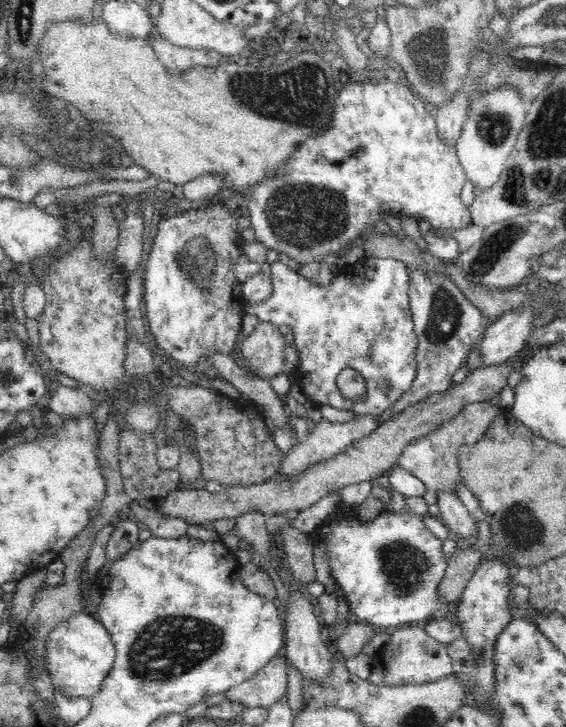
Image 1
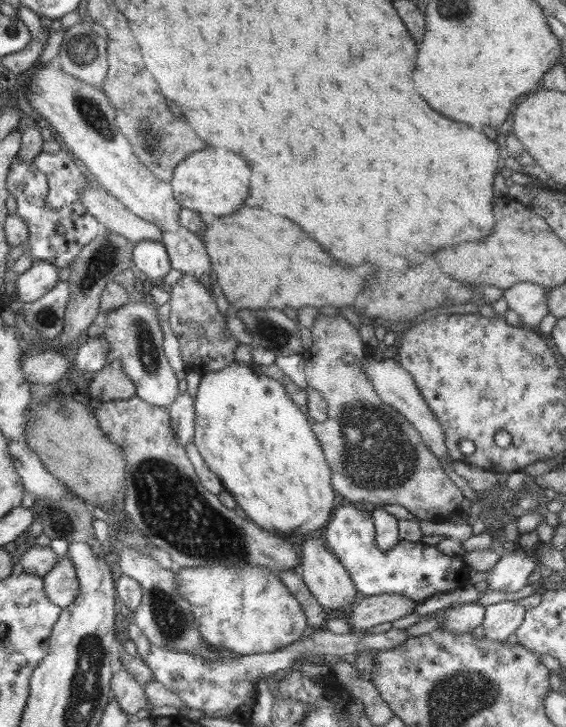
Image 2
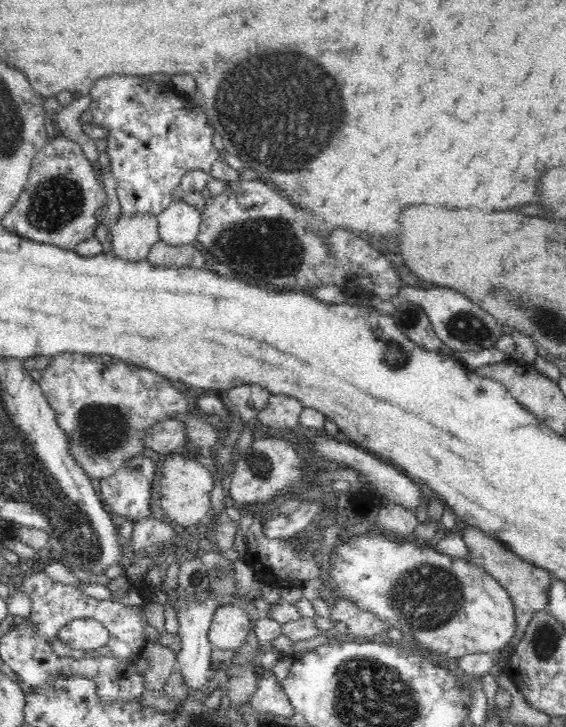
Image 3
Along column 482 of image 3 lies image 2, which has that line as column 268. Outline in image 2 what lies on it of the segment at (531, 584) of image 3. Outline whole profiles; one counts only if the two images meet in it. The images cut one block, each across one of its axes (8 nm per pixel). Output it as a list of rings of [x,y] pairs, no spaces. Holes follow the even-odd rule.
[[[138,396],[124,401],[108,401],[97,404],[94,416],[104,438],[118,445],[126,462],[125,514],[137,526],[144,540],[153,547],[159,547],[170,554],[175,567],[195,566],[265,566],[278,575],[281,570],[294,568],[298,564],[296,548],[284,536],[274,535],[252,521],[239,510],[224,506],[217,494],[212,494],[202,486],[195,474],[194,466],[185,448],[178,444],[170,427],[169,410],[154,406]]]

